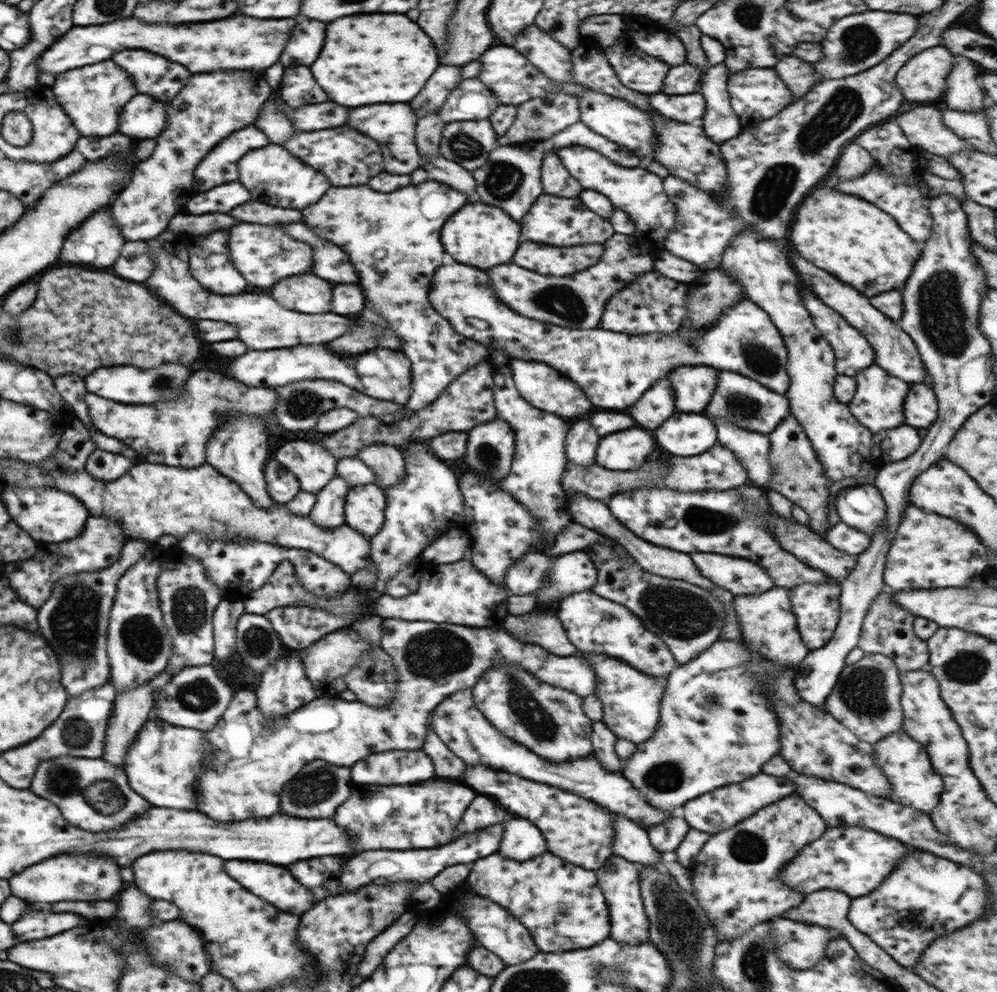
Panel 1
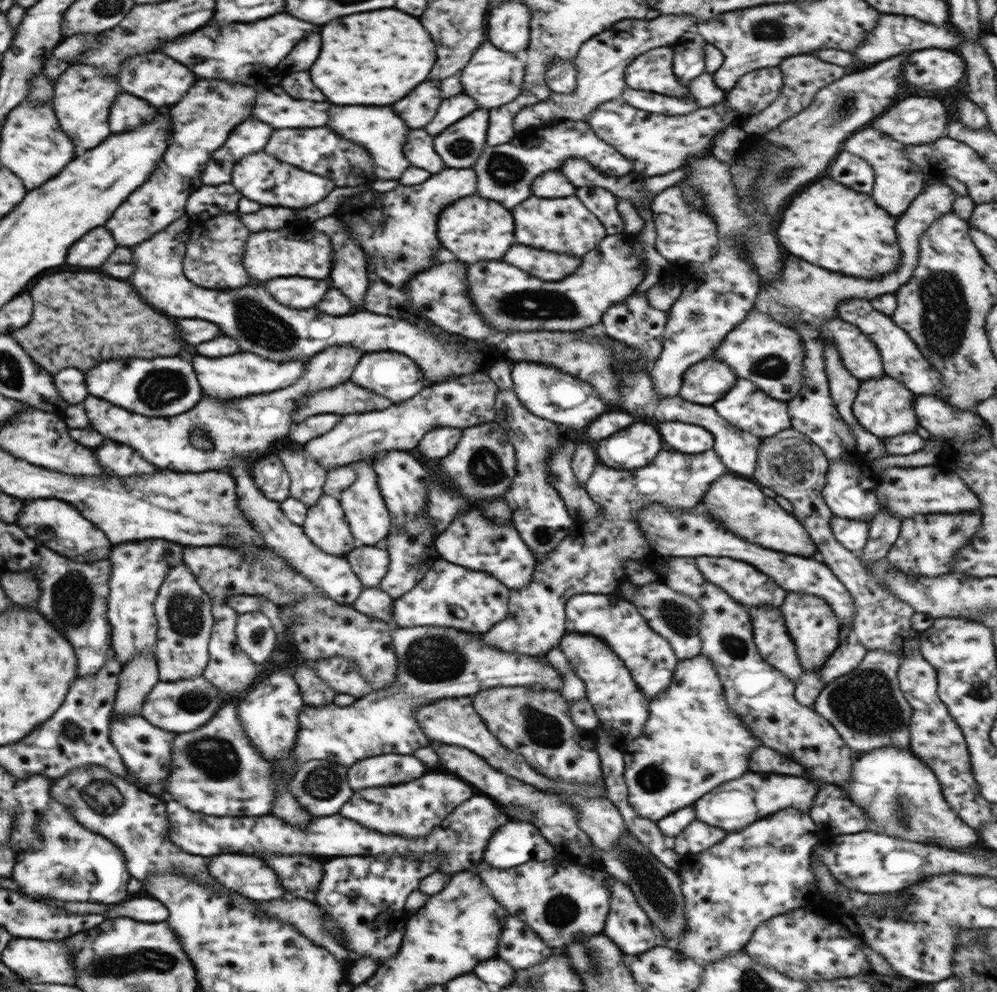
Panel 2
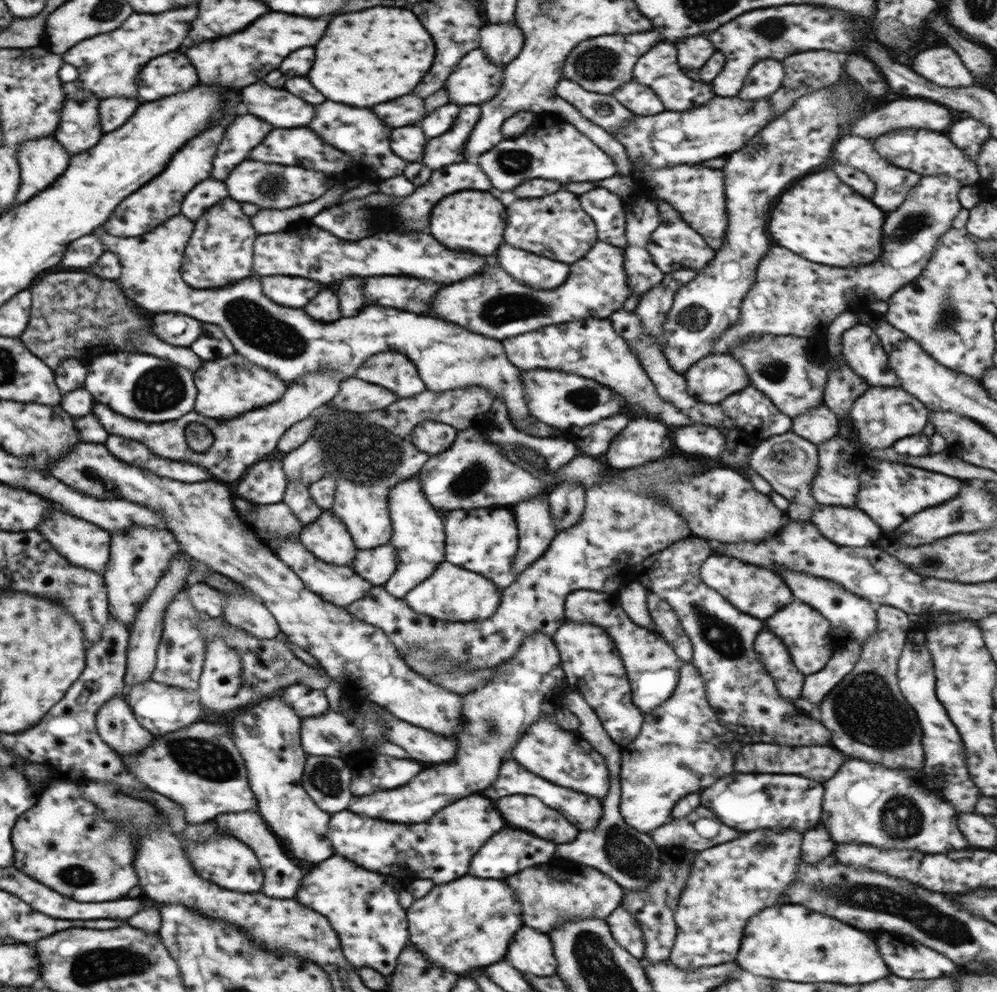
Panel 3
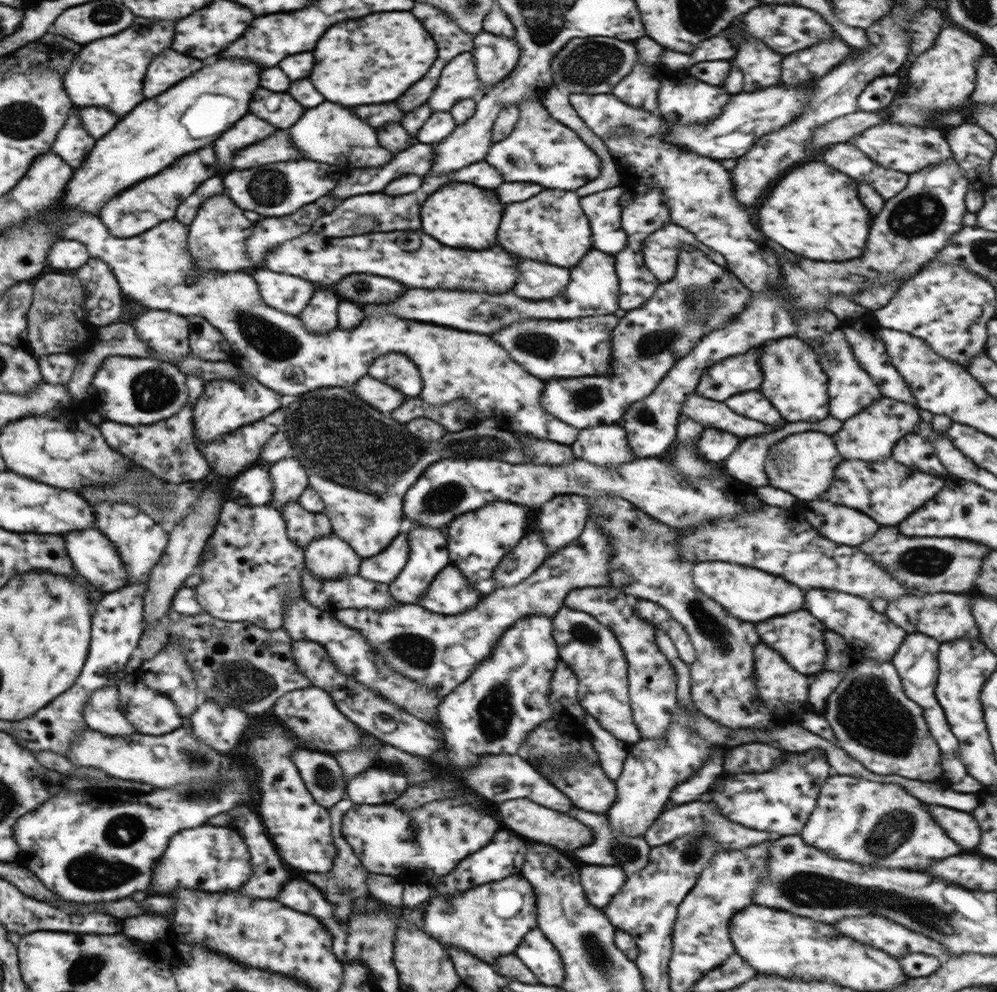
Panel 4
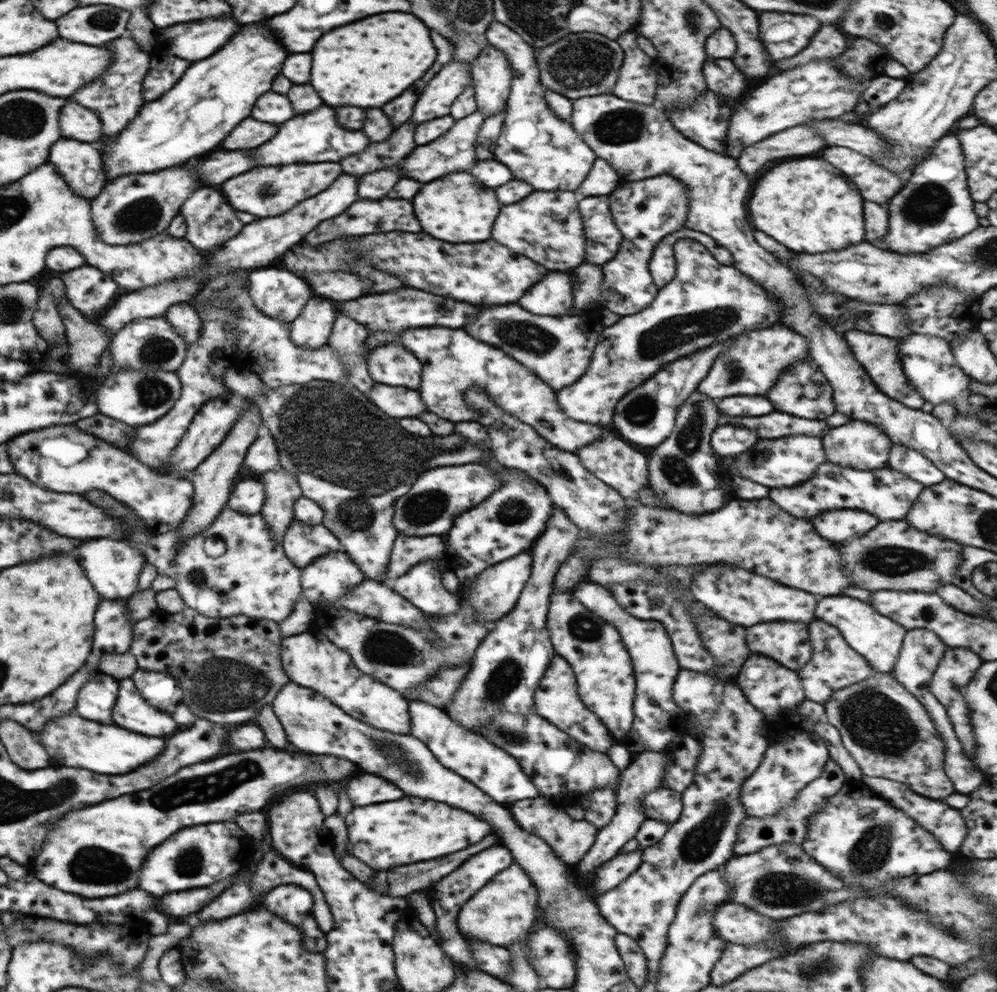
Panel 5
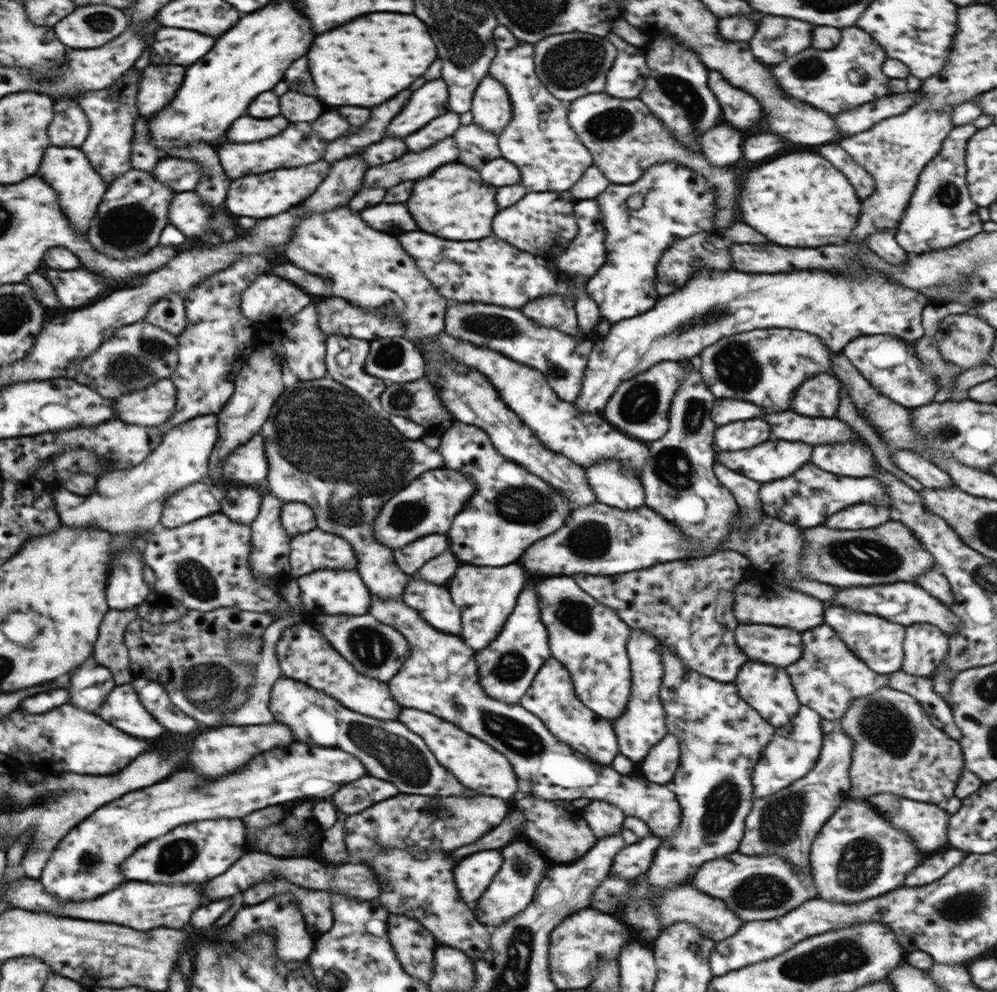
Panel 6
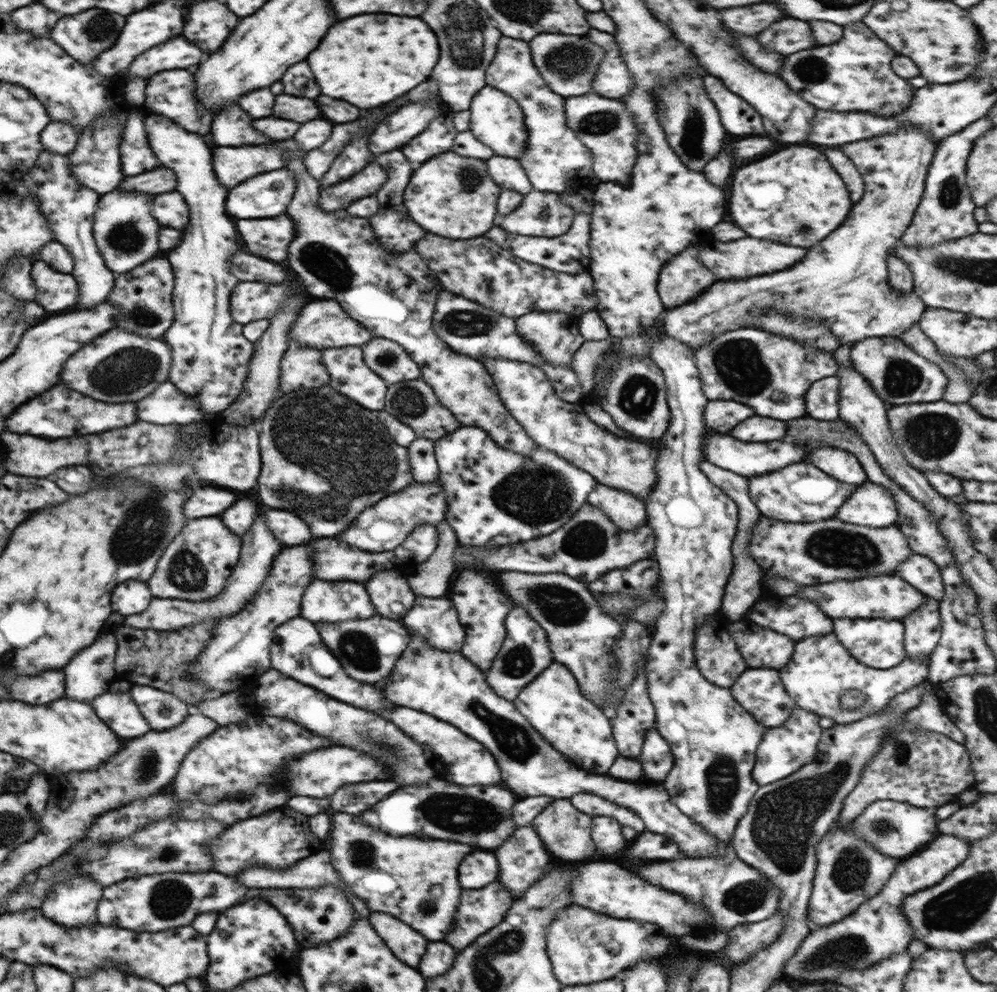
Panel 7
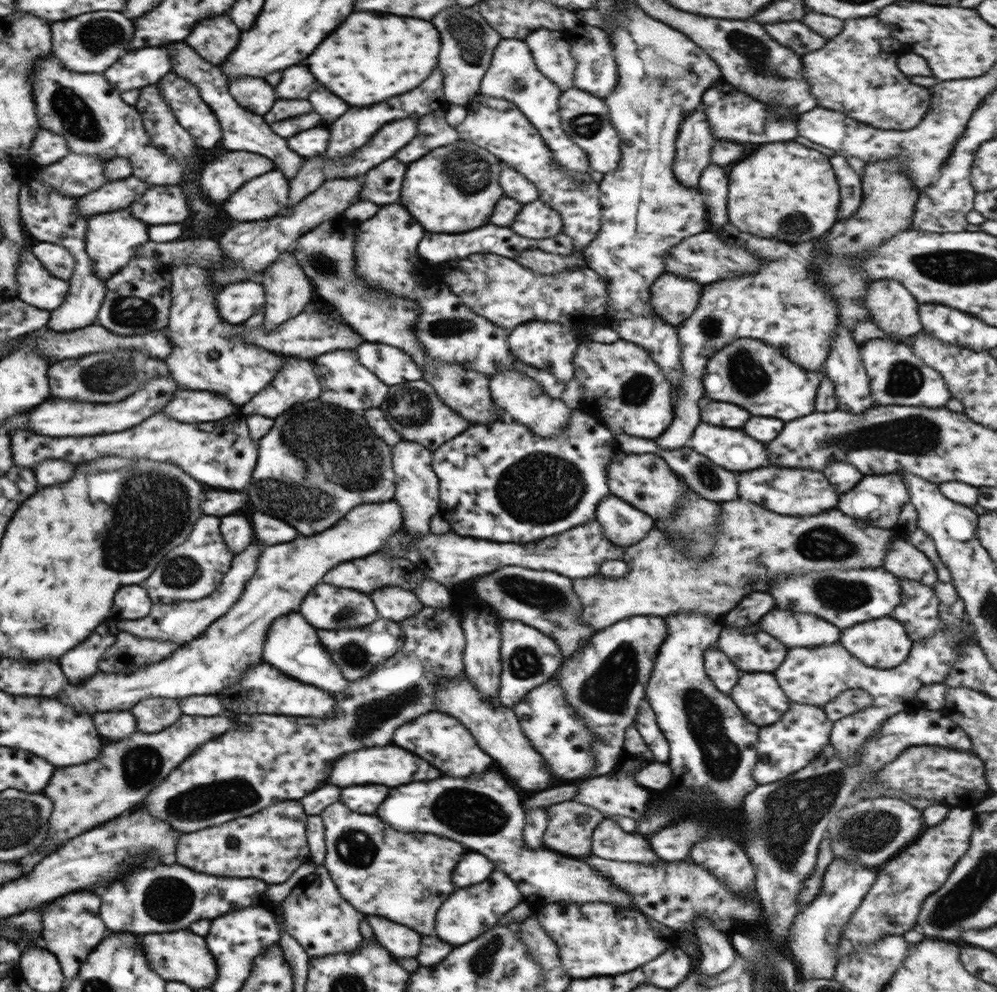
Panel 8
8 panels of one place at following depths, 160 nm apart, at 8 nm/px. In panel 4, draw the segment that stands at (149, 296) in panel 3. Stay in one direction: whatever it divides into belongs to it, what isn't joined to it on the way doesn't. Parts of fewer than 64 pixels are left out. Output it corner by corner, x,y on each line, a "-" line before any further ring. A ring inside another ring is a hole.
90,214
70,216
70,220
59,232
59,238
75,240
86,246
88,255
102,260
110,266
118,281
122,294
132,301
139,302
148,310
174,310
180,316
199,316
205,318
214,328
222,333
230,346
234,346
236,355
242,360
242,369
253,376
262,386
279,392
283,396
310,392
317,388
342,387
352,390
354,384
368,374
371,363
378,356
397,352
410,356
420,370
423,387
419,397
424,402
439,406
463,398
476,412
476,420
495,417
506,422
513,430
522,431
534,438
551,440
566,446
577,439
577,428
558,420
554,415
546,412
540,402
540,396
545,384
542,380
526,372
510,355
500,348
500,344
490,340
490,335
475,332
458,332
454,328
438,328
436,324
422,324
414,320
402,320
396,316
372,316
362,322
362,326
352,330
338,330
335,328
326,334
309,332
303,327
299,315
280,312
266,304
258,294
257,282
250,274
242,272
220,272
210,269
202,273
193,283
187,283
187,276
195,272
195,260
188,252
189,227
184,226
177,218
172,218
157,224
146,232
132,238
116,238
106,230
106,226

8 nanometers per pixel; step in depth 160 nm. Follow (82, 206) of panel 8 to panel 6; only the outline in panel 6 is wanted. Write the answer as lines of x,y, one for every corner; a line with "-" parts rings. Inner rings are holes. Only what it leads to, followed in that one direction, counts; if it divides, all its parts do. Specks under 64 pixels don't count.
174,157
160,158
158,164
151,170
151,173
162,184
167,184
176,193
192,191
192,188
200,182
202,176
201,166
192,160
184,160

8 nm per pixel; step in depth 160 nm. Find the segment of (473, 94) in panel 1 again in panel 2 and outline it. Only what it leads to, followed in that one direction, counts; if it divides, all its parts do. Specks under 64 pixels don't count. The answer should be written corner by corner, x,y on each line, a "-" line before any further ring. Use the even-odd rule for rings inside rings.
462,92
458,95
444,100
438,108
438,114
434,116
432,122
424,128
430,136
438,136
443,130
446,130
451,124
468,116
471,112
480,109
474,98

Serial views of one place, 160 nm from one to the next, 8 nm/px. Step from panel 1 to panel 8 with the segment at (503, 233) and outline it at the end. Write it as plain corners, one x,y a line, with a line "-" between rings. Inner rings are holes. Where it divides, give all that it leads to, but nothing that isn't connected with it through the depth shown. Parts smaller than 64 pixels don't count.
459,138
450,146
436,148
408,166
400,204
428,232
468,232
488,224
494,204
504,196
498,184
500,171
501,160
497,156
473,142
-
452,194
456,200
460,200
460,204
452,204

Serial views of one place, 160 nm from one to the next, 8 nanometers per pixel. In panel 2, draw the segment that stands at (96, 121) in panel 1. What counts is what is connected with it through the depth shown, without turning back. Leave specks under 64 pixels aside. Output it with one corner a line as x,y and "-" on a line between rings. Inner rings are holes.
70,65
62,74
53,80
54,96
50,104
60,122
59,127
67,134
67,137
75,144
76,149
88,150
98,146
102,140
106,140
112,132
108,128
108,116
110,116
110,104
114,102
116,94
122,93
119,83
114,80
106,80
96,68

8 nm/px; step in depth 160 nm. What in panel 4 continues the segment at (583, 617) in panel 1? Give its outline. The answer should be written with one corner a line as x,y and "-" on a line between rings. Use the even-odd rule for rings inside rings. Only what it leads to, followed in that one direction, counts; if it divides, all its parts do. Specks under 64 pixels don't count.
611,587
576,588
565,598
565,605
590,613
600,624
614,633
621,644
628,661
629,699
633,721
642,738
664,736
673,716
679,710
677,696
677,674
672,663
660,650
656,640
655,626
645,621
640,614
634,614
624,590

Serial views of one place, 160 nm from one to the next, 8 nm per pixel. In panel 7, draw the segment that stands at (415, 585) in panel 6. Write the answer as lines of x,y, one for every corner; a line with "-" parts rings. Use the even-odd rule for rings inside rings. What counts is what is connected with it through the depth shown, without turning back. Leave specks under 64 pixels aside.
418,596
411,611
402,620
409,632
423,636
432,649
458,652
465,641
456,607
448,596

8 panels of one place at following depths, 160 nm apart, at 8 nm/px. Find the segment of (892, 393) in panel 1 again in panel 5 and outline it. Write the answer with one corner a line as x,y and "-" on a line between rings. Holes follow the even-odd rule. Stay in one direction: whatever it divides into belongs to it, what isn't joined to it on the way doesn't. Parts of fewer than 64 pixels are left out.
853,419
840,427
831,427
821,439
822,449
826,453
828,463
862,471
887,468
890,450
894,445
888,436
883,433
880,426

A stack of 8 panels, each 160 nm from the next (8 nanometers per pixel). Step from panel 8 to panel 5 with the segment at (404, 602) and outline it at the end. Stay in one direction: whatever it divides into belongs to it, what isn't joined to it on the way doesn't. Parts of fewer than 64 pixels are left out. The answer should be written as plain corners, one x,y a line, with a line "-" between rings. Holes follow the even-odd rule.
236,363
225,370
223,383
232,393
248,396
258,403
263,432
273,437
278,449
278,467
292,472
303,496
312,499
322,508
324,517
321,524
334,533
343,546
343,551
358,565
364,578
368,580
389,584
387,568
394,541
399,535
394,528
394,503
399,496
410,491
413,482
423,472
437,467
483,463
488,456
494,456
494,447
489,444
488,439
472,444
454,432
448,436
430,434
427,437
408,432
400,428
398,419
394,420
380,412
368,400
367,393
360,392
345,382
318,379
306,384
296,383
272,389
252,370

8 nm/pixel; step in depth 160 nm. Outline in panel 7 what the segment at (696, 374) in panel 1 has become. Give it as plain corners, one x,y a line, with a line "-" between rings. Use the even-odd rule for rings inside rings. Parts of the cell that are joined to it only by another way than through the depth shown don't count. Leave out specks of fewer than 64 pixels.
753,326
740,327
735,331
728,331
717,335
706,345
693,353
695,365
698,367
703,393
709,400
734,400
746,404
758,416
768,416
776,420
792,420
806,414
804,396
810,385
817,380
834,376
837,373
838,363
832,352
821,348
814,348
804,344
801,340
772,334

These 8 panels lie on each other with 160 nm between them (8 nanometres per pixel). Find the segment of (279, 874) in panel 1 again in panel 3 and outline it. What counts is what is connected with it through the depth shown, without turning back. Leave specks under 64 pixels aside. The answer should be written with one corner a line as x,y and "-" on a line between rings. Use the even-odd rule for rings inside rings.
178,836
183,852
186,852
191,865
198,876
208,882
213,882
222,888
236,890
244,893
258,893
264,882
264,873
254,856
251,848
248,848
241,840
232,836
216,836
214,840
207,840
204,844
196,844
186,837

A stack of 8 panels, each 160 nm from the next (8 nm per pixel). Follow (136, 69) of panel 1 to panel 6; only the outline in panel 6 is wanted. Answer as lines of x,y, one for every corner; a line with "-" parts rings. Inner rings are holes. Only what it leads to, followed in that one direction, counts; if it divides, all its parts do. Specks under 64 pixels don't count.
148,66
137,90
140,117
154,117
172,102
184,80
184,66

